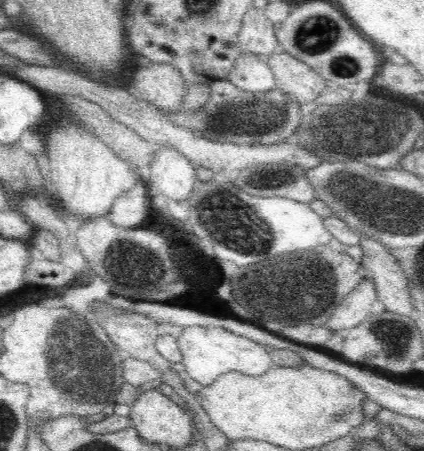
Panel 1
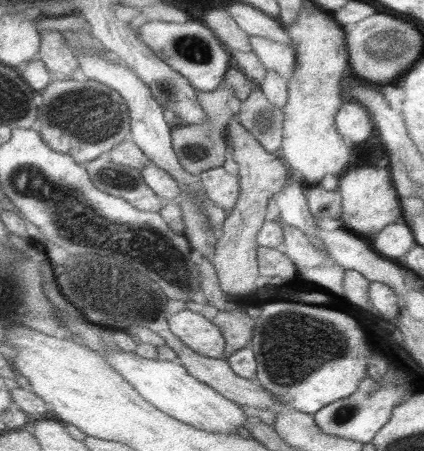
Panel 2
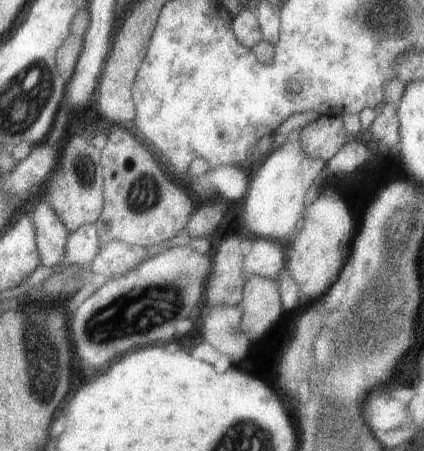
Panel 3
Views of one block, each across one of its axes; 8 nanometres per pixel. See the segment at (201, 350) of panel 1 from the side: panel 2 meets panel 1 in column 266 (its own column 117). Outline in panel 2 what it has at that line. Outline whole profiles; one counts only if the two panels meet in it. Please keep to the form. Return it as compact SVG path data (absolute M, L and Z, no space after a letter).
M111 352L103 354L103 358L127 380L131 388L135 388L149 404L165 412L167 416L189 424L193 428L205 430L205 432L219 432L219 434L245 434L247 428L247 414L249 410L241 408L233 400L227 400L219 392L211 390L209 386L197 382L193 376L185 372L181 364L171 364L171 362L161 362L161 360L145 360L141 356L127 354L127 352Z

